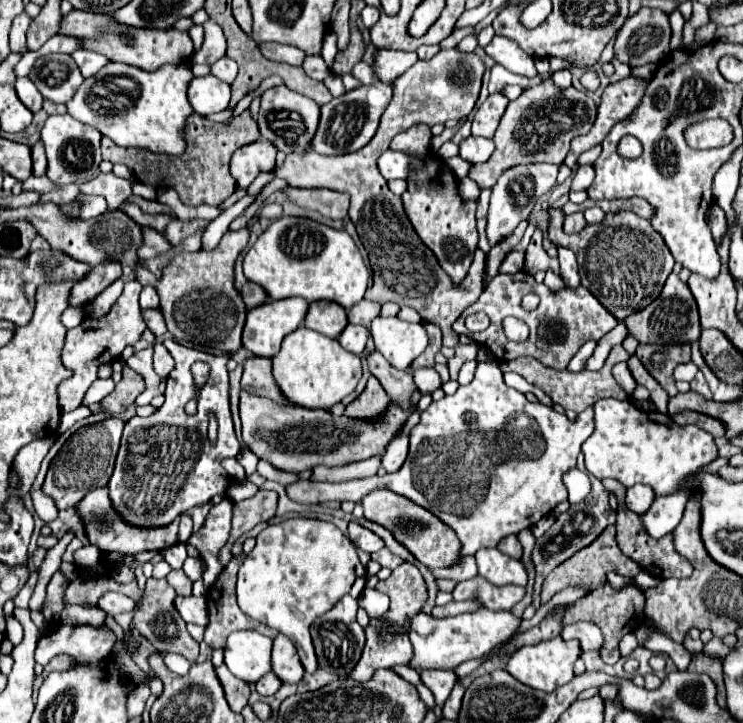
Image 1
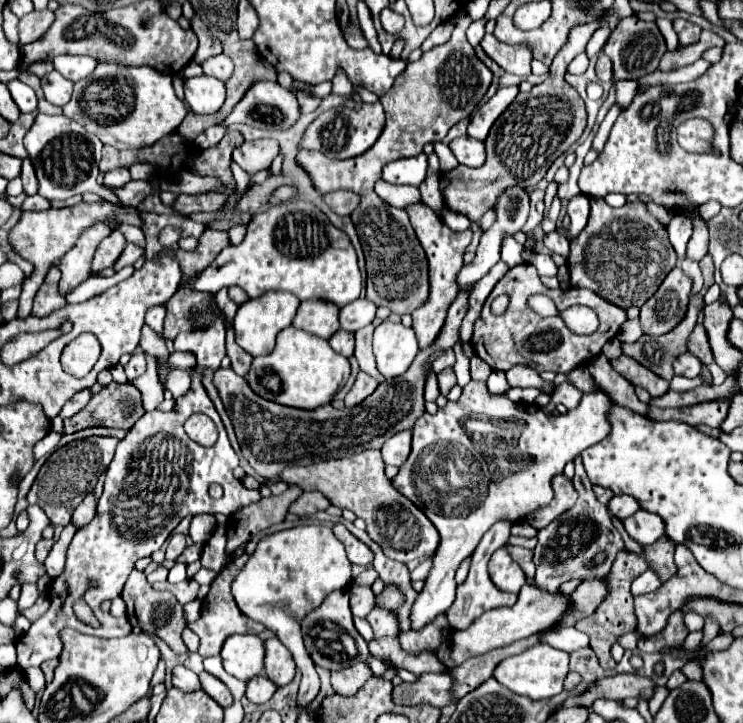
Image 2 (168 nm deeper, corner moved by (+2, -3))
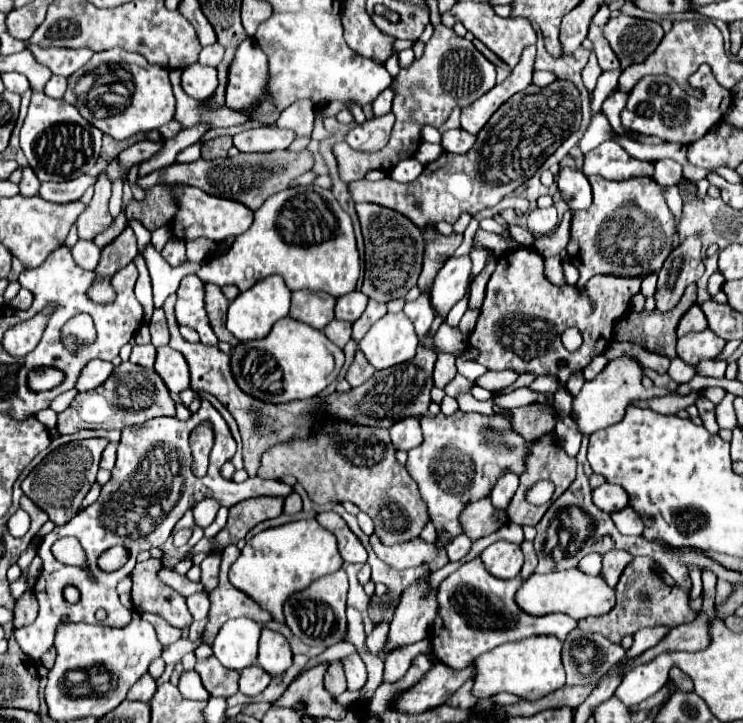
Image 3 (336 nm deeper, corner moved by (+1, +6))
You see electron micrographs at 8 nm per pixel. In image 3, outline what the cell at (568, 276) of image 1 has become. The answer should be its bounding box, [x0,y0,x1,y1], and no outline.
[528,207,558,237]

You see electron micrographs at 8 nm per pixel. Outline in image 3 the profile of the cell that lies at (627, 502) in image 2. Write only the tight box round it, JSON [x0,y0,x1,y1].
[592,483,628,513]

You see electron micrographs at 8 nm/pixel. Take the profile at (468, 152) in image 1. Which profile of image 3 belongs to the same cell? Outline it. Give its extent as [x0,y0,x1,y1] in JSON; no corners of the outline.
[442,129,476,153]

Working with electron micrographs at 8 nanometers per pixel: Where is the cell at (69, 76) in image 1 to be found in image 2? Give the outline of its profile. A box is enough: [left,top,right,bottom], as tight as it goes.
[41,72,73,106]

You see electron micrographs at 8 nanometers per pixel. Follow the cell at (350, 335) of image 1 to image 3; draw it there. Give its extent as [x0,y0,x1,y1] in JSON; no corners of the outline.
[324,319,352,347]

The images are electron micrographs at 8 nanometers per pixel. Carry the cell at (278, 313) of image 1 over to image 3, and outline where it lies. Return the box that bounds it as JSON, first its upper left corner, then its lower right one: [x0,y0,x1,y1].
[228,277,292,341]

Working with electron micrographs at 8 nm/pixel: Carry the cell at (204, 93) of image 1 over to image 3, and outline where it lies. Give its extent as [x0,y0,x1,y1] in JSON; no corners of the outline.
[182,65,218,101]

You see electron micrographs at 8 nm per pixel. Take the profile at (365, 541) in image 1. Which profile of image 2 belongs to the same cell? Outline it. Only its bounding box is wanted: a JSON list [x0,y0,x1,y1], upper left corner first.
[333,524,373,566]

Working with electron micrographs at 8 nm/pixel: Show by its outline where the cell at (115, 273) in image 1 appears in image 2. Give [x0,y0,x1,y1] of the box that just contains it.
[93,230,125,272]

